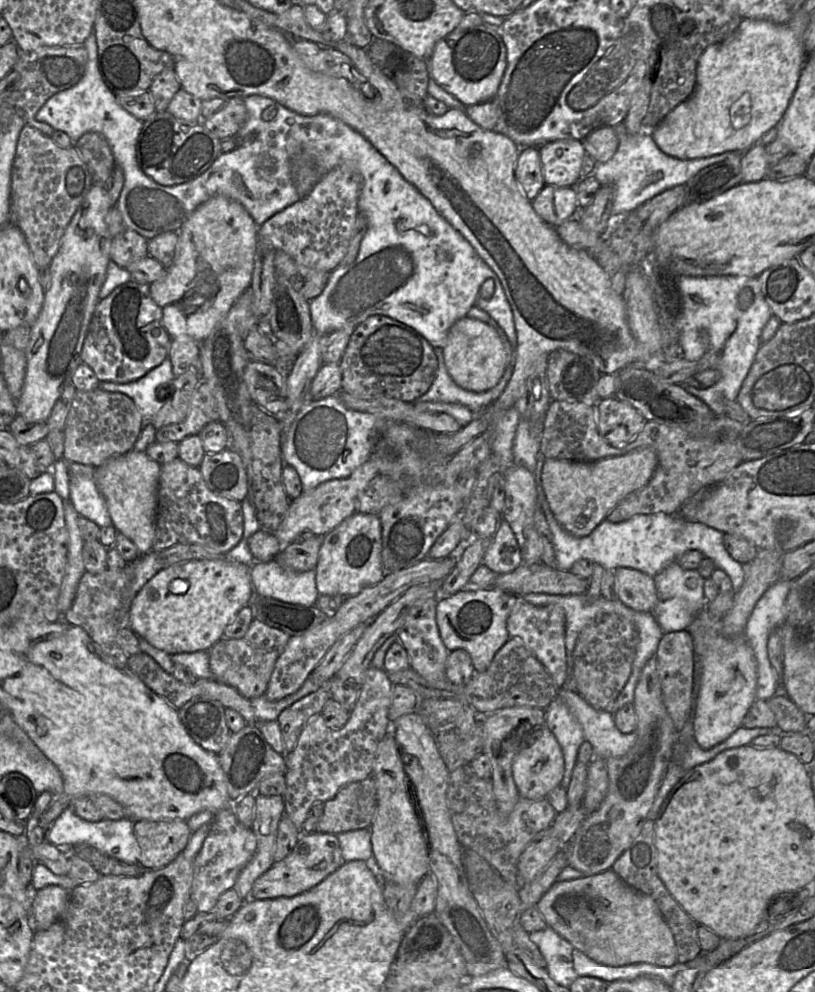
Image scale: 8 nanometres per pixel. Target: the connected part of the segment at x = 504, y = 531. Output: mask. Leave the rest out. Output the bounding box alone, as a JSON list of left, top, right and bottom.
[482,520,523,574]

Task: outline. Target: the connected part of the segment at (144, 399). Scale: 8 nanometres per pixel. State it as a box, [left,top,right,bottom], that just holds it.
[100,358,174,428]

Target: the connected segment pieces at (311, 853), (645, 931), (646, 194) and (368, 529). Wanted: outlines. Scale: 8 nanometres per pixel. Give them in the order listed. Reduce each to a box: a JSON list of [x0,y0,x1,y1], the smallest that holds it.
[[250,833,343,900],[536,870,677,967],[592,123,743,218],[315,513,385,597]]

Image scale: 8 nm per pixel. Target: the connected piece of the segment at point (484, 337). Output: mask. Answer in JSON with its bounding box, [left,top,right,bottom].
[442,316,514,392]

